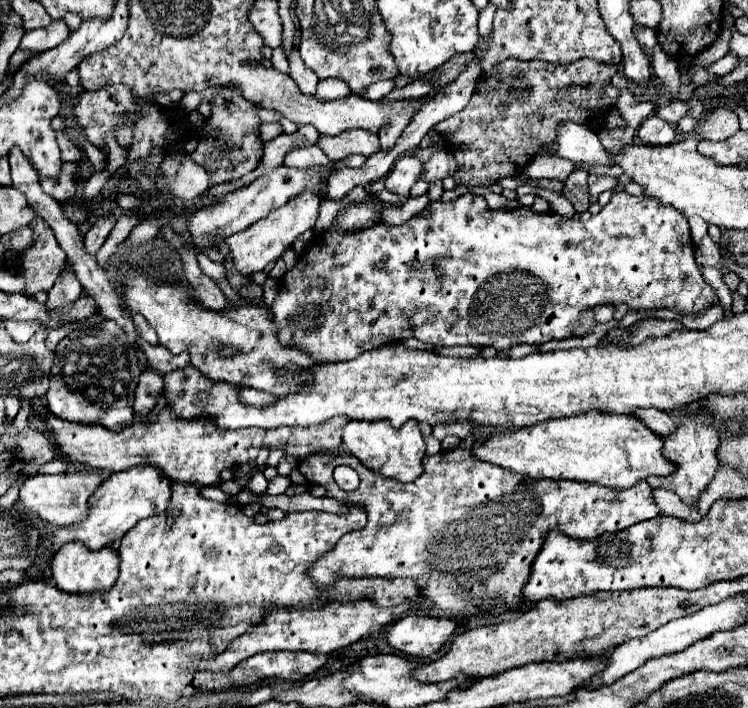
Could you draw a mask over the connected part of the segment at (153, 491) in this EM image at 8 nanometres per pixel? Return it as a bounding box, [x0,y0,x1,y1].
[52,466,172,550]

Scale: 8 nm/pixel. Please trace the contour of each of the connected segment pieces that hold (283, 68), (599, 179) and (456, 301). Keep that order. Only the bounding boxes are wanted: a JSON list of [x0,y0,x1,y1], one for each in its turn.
[[270,48,290,74],[590,174,618,196],[272,192,718,362]]

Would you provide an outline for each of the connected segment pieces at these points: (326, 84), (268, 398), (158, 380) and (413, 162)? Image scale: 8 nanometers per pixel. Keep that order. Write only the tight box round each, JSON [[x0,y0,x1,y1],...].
[[316,78,350,100],[240,386,276,406],[134,370,164,416],[384,154,422,196]]

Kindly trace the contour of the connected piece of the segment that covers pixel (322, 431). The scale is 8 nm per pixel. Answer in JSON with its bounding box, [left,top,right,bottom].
[276,418,350,460]

